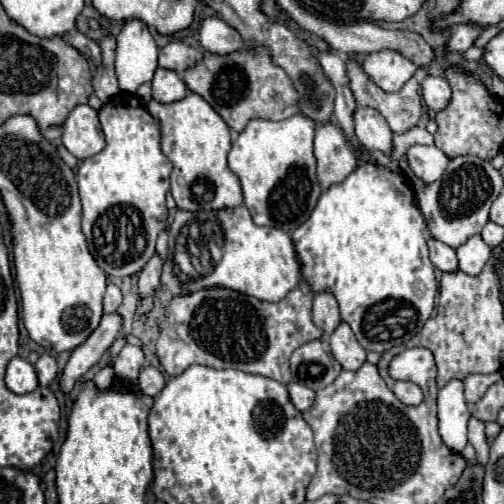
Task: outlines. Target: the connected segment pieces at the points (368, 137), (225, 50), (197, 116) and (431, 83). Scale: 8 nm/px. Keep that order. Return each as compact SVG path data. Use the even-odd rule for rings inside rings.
M359 107L355 111L355 133L365 149L381 151L383 155L393 153L393 133L379 111Z
M207 17L201 23L199 45L203 47L203 51L215 53L215 55L229 55L245 47L239 33L227 23L223 23L223 19L219 17Z
M187 93L185 99L169 103L169 105L163 105L163 103L157 103L151 99L149 103L145 103L145 107L159 121L161 147L163 147L163 153L173 163L171 193L173 193L173 199L177 203L177 209L183 209L183 211L217 211L217 209L239 207L243 203L239 179L227 167L227 153L231 149L231 133L229 133L229 127L225 125L225 121L221 119L221 115L203 97L199 97L195 93Z
M427 77L423 81L423 99L427 103L429 109L433 109L435 113L447 109L449 101L451 101L451 87L443 77Z

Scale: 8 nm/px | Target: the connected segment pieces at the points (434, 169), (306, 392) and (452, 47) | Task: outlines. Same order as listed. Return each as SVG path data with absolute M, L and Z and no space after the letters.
M413 145L409 147L407 157L409 157L409 167L413 169L413 173L425 183L437 181L449 165L449 157L437 147Z
M289 383L287 385L289 389L289 397L291 397L291 403L299 409L299 411L305 411L313 405L313 399L315 399L315 393L309 389L309 387L303 387L299 383Z
M459 25L459 27L449 35L443 51L445 51L445 53L467 51L467 49L473 45L475 37L477 37L481 31L483 31L483 27L479 27L479 25Z

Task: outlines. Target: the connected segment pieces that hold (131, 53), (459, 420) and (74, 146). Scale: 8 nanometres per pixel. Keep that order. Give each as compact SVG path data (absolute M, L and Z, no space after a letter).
M127 21L117 35L115 49L115 73L119 89L135 93L139 85L149 83L157 69L157 45L141 21Z
M453 379L437 395L437 417L439 417L439 435L443 443L453 451L463 451L467 445L467 421L469 411L463 397L463 381Z
M77 105L63 123L63 147L79 161L97 155L105 147L103 131L99 127L97 111L89 105Z

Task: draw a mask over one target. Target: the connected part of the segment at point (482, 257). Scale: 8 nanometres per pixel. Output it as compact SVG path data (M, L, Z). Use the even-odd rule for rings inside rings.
M471 235L459 249L457 249L457 259L459 259L459 269L469 273L469 275L477 275L483 265L487 263L487 259L491 257L491 249L487 247L487 243L481 239L481 235Z

